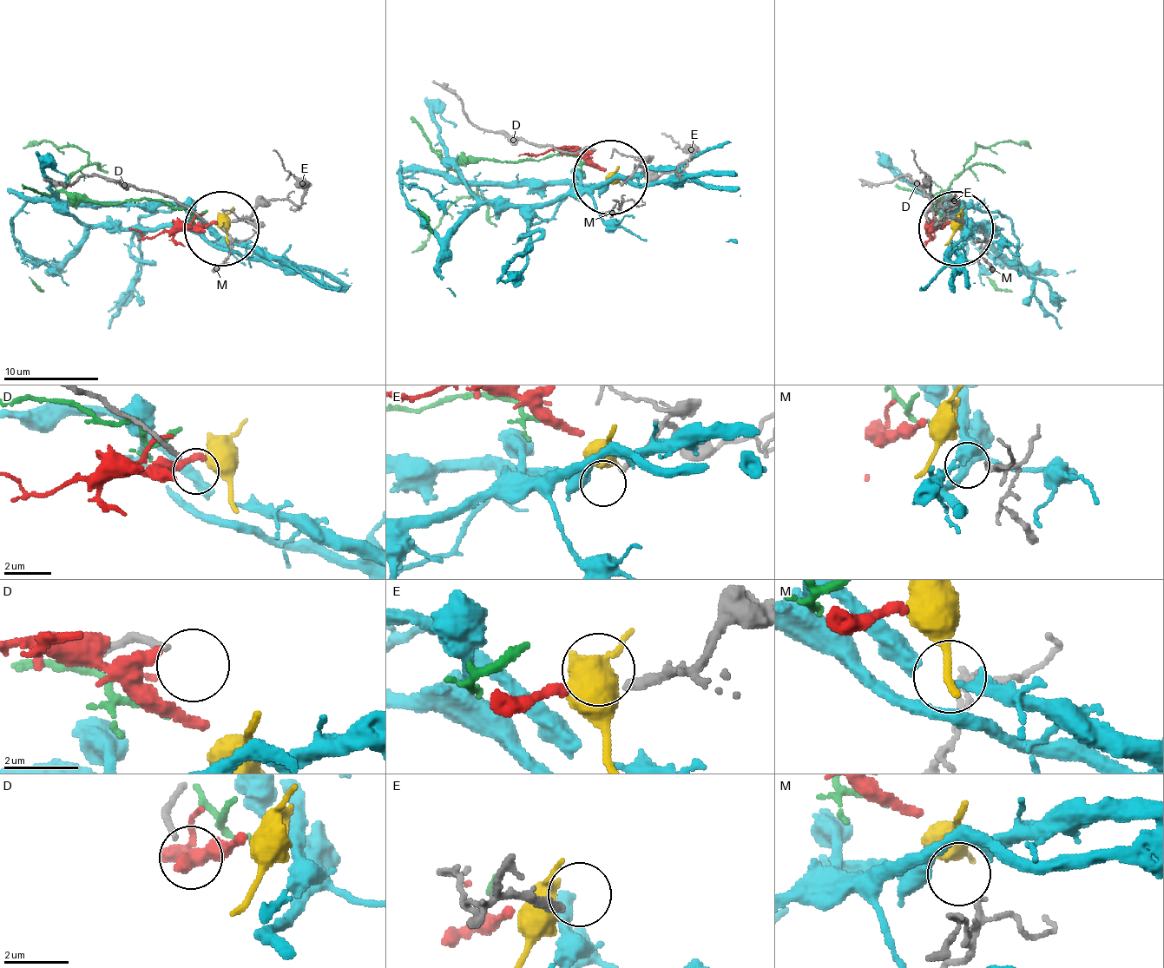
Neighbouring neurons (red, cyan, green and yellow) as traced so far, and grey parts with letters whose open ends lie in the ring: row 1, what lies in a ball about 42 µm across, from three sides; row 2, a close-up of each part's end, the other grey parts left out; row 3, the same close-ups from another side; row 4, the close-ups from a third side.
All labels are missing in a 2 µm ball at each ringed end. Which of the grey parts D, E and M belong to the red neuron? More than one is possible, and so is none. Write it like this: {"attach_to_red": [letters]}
{"attach_to_red": []}

